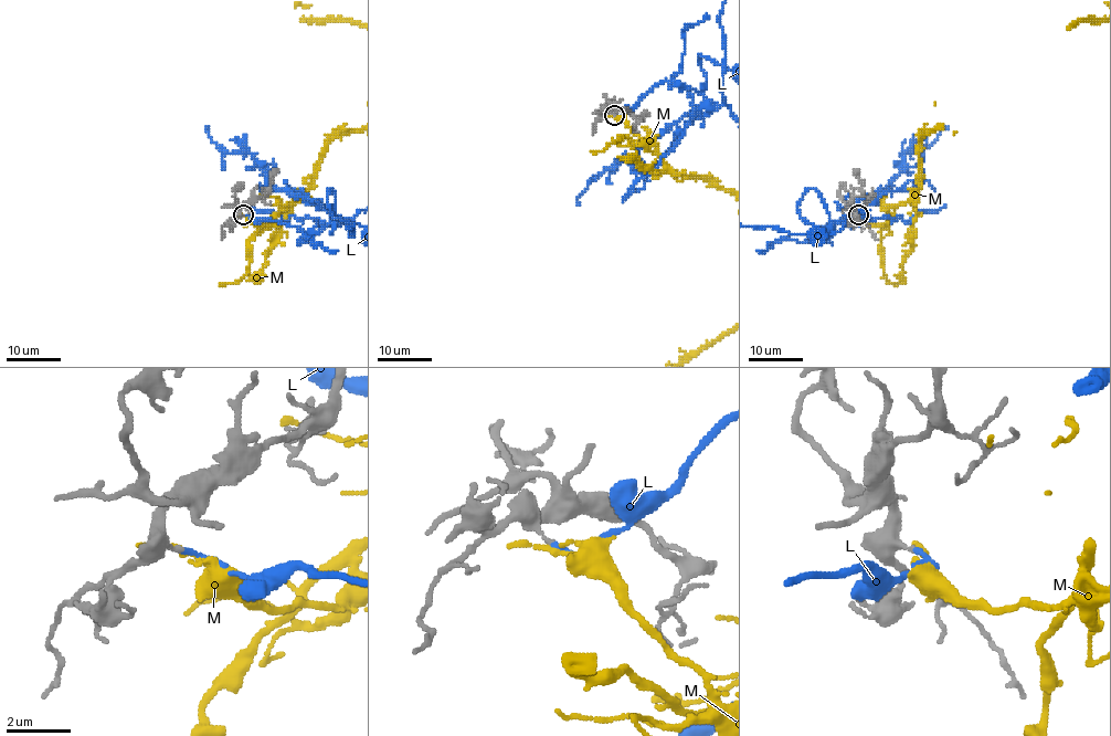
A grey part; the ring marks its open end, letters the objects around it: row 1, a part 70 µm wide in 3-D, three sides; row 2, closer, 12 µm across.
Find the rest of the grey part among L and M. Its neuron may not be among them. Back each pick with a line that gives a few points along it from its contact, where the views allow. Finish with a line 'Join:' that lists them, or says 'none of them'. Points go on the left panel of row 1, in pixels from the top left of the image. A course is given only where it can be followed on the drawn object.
L: it runs (244, 214), (318, 233), (335, 220), (335, 191), (329, 189), (329, 212), (337, 219), (362, 225)
Join: L

